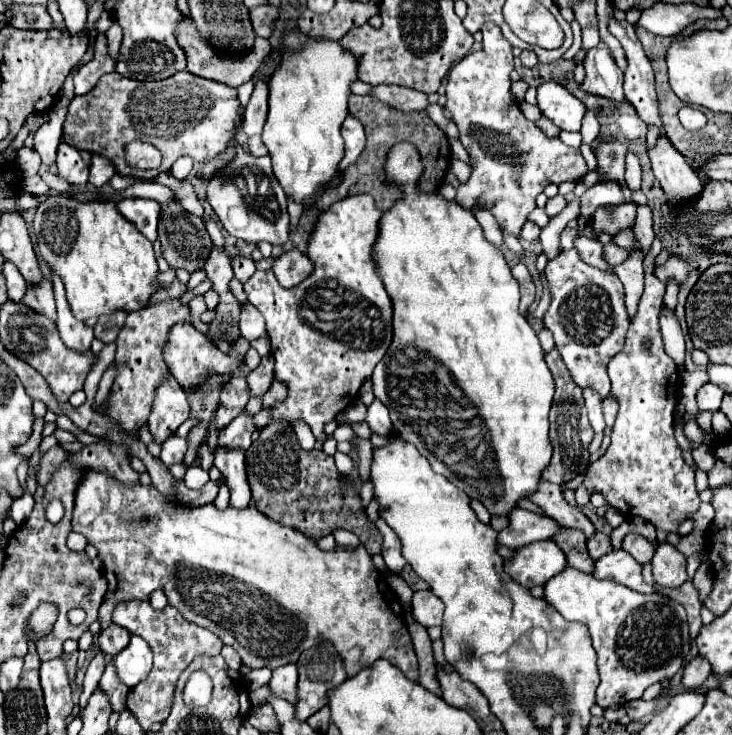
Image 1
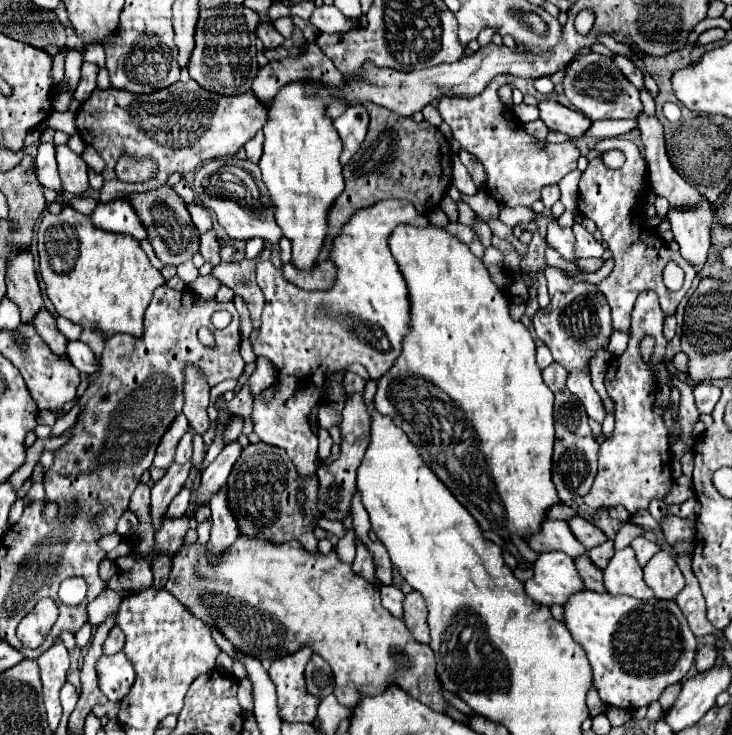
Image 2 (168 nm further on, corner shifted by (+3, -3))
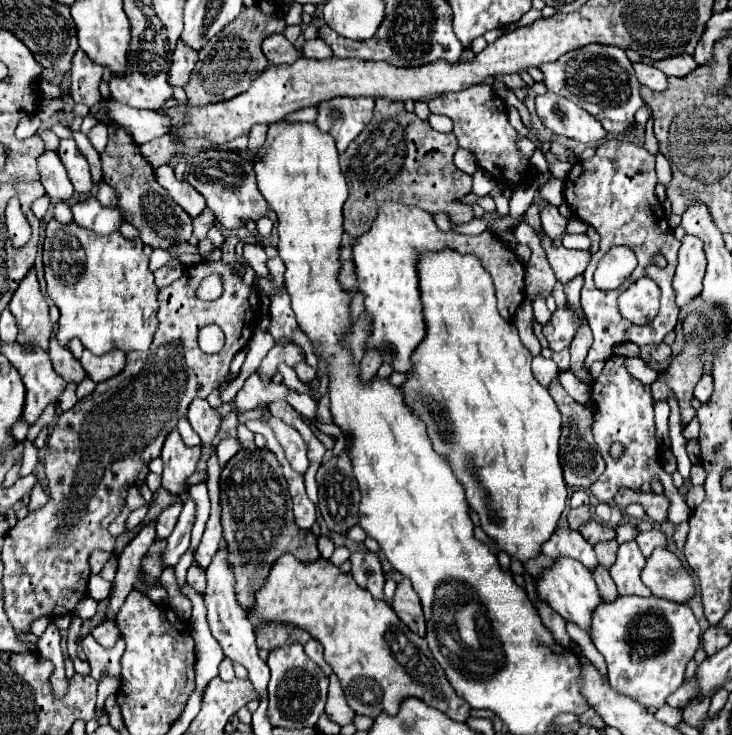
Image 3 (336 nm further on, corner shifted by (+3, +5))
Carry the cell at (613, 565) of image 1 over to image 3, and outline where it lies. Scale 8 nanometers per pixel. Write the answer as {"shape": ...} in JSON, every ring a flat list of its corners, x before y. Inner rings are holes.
{"shape":[[634,540,620,544,618,558,610,568,610,576,616,582,620,596,630,596,630,594,650,596,652,594,650,588,640,580,640,572,644,564,646,564,646,558]]}

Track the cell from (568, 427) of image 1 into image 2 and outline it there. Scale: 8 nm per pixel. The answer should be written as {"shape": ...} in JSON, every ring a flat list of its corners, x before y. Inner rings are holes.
{"shape":[[550,364,542,370,542,378,548,384,548,388,554,392,554,420,556,420,556,444,554,444,554,466,552,466,552,480,556,484,558,496,562,502,586,496,594,484,596,472,598,472,598,442,588,426,588,414,584,412,584,406,572,392,566,388,566,368,560,364]]}

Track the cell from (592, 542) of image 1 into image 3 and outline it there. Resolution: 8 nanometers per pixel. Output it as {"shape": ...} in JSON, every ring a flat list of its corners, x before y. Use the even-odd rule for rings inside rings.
{"shape":[[608,540,608,542,600,542,594,546,596,558,604,568,610,568,612,562,616,560,616,550,618,550,618,542,616,540]]}

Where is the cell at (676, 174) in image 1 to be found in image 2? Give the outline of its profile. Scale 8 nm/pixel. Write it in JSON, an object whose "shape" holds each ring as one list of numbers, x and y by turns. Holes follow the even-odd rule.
{"shape":[[704,198,704,208,696,208,696,212,668,212,668,220,672,224,674,240,680,246,682,258,702,272,708,252,710,252,710,224,712,224,712,208]]}

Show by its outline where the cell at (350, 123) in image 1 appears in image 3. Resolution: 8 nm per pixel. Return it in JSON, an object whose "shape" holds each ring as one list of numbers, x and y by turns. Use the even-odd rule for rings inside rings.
{"shape":[[338,96,318,104,316,124,332,132,338,152,344,152,360,130,372,120,374,98,350,98]]}

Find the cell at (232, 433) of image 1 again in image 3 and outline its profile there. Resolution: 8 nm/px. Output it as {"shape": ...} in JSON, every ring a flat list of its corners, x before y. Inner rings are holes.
{"shape":[[188,496,184,500,184,508,182,508,182,514,180,514,180,518,176,522,176,528,168,536,168,546,164,550,164,566,176,566,180,556,188,550,194,518,196,518,196,502]]}

